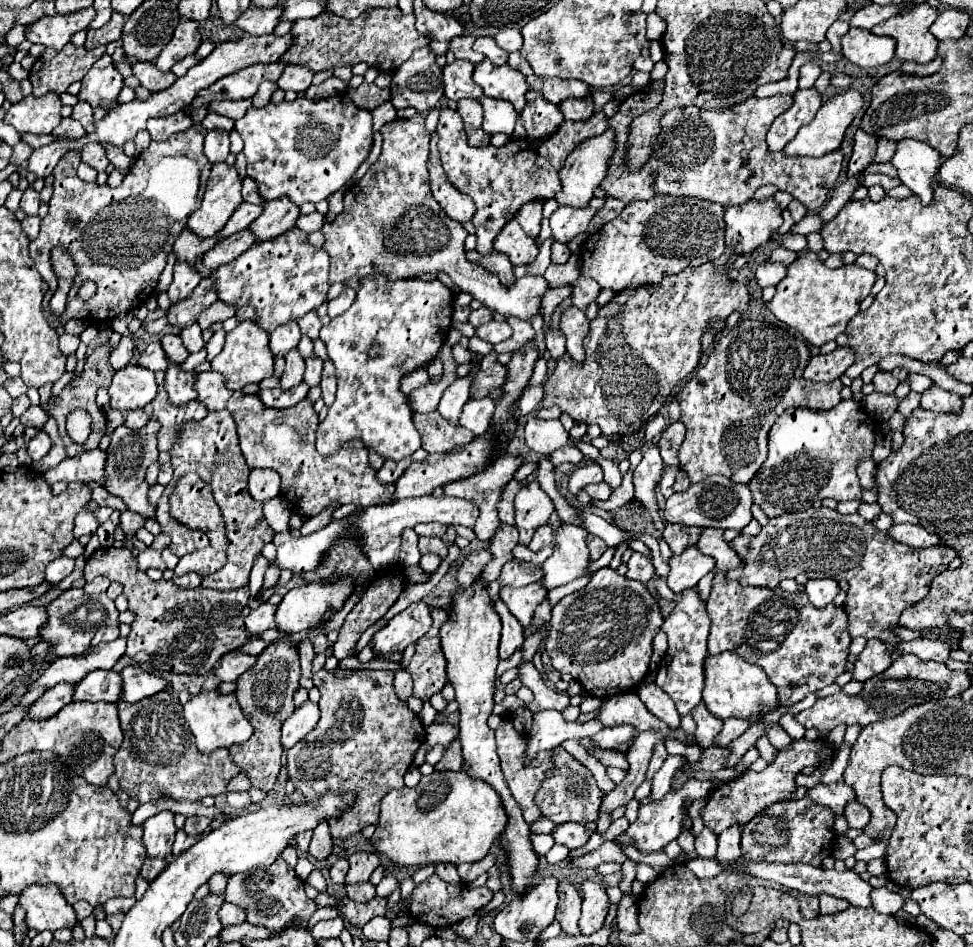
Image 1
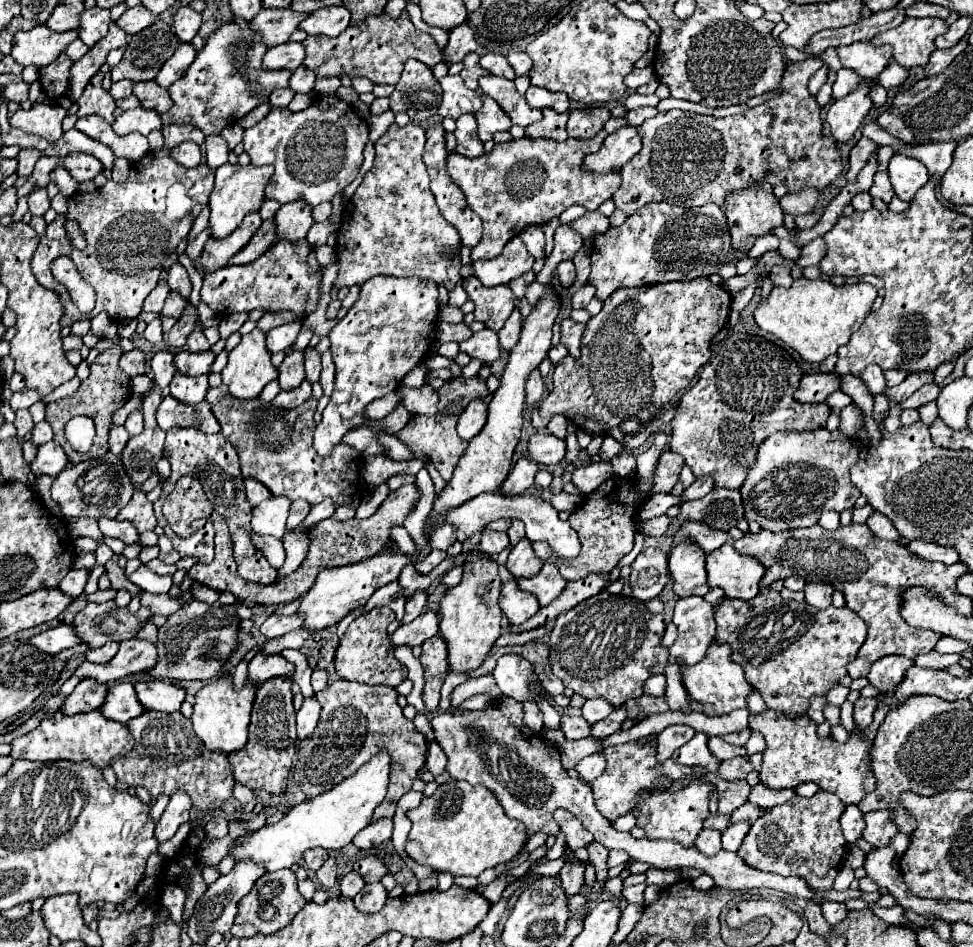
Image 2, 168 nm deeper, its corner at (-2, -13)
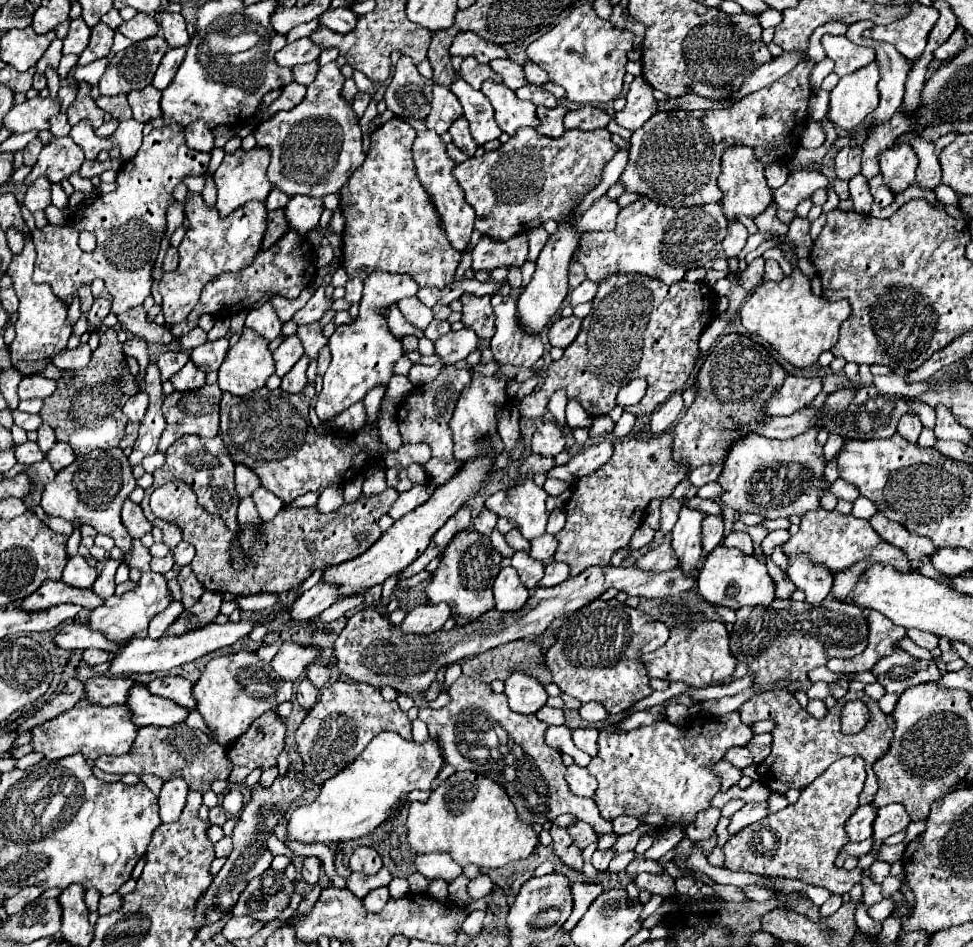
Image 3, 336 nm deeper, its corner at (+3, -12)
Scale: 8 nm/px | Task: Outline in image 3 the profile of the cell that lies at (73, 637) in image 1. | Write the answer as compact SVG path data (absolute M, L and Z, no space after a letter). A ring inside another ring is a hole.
M151 569L141 571L141 581L137 585L137 589L119 595L113 595L109 599L105 599L105 603L97 609L91 611L89 617L89 627L91 629L99 629L105 633L107 639L115 641L115 643L127 643L133 637L147 637L147 627L149 621L163 611L165 607L171 605L171 597L169 597L169 589L167 589L167 581L163 575L153 573Z

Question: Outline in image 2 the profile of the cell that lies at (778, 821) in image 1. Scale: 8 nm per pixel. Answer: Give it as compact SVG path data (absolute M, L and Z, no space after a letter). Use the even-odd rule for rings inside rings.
M818 790L812 798L794 798L782 806L774 806L766 816L760 816L736 854L752 868L782 876L800 876L816 890L830 890L838 864L848 850L838 822L842 812L844 804L834 792Z

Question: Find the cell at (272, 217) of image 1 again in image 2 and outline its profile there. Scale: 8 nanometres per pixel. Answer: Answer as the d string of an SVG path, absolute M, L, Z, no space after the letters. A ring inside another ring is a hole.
M296 200L292 204L284 204L276 212L274 222L276 222L278 240L298 242L298 240L306 238L310 226L314 224L312 208L304 200Z

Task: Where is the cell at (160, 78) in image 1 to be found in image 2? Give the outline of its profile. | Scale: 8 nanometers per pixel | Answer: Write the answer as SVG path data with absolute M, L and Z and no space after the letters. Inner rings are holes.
M154 80L134 84L134 96L140 100L142 108L154 108L160 114L172 108L172 98L166 88L158 86Z

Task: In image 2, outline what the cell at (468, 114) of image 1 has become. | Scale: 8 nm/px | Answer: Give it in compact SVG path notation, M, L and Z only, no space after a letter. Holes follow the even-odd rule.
M464 114L456 120L456 152L468 156L468 158L476 158L480 154L484 154L484 144L480 142L478 134L476 134L476 116L474 114Z

